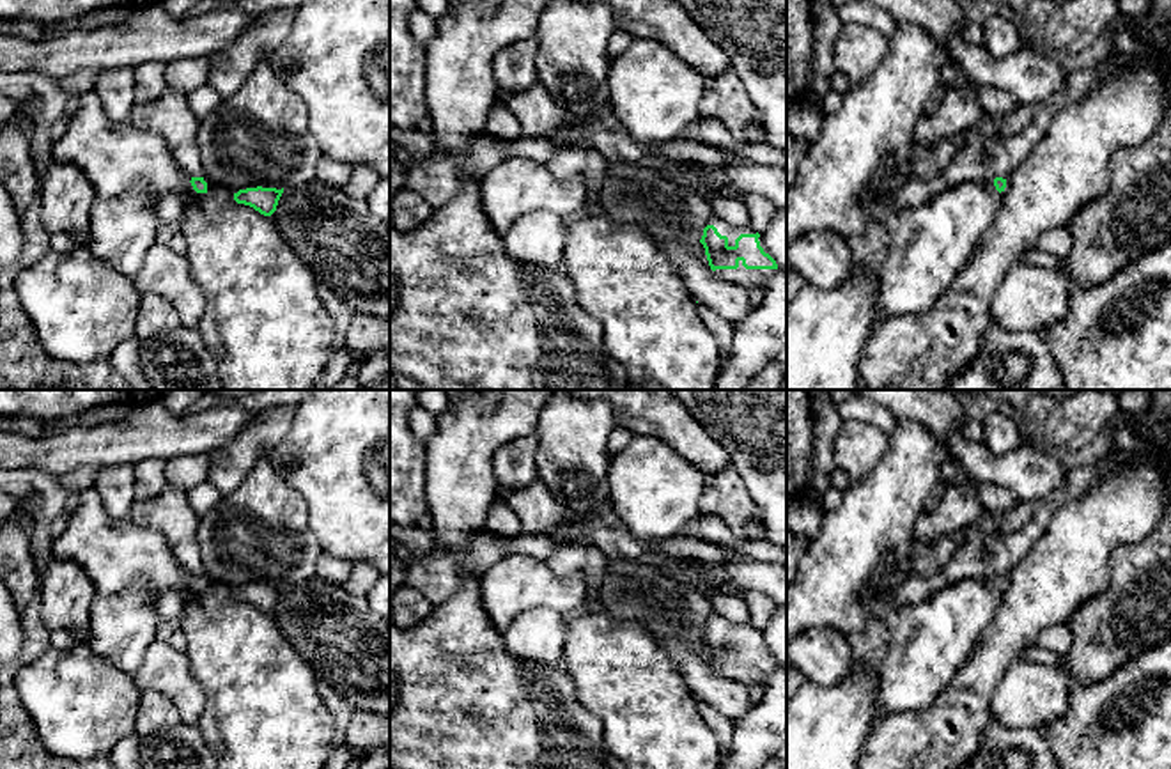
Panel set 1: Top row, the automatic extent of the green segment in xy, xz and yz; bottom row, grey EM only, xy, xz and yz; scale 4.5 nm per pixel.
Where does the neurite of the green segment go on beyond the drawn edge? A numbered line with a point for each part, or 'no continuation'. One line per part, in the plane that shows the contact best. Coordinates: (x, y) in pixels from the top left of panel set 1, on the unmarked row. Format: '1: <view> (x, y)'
1: xz (748, 675)

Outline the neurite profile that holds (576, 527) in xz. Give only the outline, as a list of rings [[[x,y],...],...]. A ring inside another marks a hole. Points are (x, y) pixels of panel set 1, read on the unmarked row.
[[[567,512],[567,517],[547,532],[560,546],[546,560],[560,578],[586,579],[586,613],[601,610],[599,586],[606,572],[604,560],[590,539],[592,519],[593,516]]]

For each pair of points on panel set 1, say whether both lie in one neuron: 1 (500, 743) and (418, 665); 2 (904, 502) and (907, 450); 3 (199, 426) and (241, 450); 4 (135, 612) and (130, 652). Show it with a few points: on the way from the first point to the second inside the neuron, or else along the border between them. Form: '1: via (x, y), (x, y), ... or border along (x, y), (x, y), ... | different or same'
1: via (477, 732), (461, 716), (459, 706), (442, 688) | same
2: via (904, 489), (907, 463) | same
3: border along (261, 417), (209, 454) | different
4: via (130, 622), (130, 642) | same

